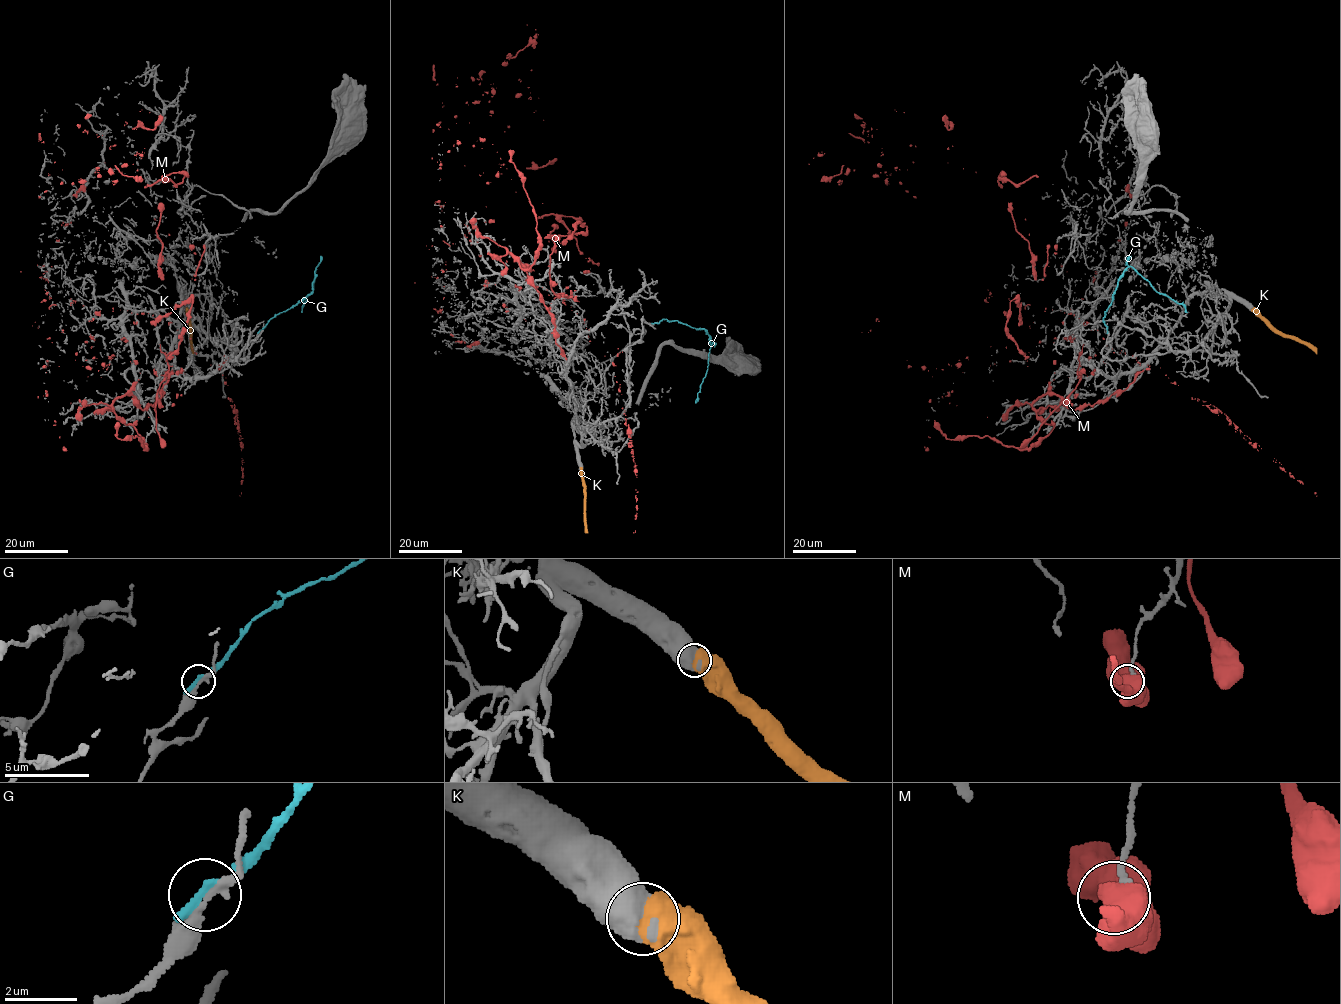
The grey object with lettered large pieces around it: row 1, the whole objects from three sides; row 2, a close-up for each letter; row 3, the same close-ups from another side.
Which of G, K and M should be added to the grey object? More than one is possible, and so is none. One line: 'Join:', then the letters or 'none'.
Join: K

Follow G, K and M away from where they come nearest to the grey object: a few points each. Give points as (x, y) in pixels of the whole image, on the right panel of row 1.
G: (1107, 330), (1104, 311), (1112, 303), (1119, 277), (1131, 266), (1153, 288), (1180, 303), (1187, 312)
K: (1253, 310), (1279, 331), (1304, 341), (1316, 353)
M: (1026, 447), (1055, 373), (1006, 326), (1035, 274), (1003, 182), (911, 145), (885, 182), (848, 133)

